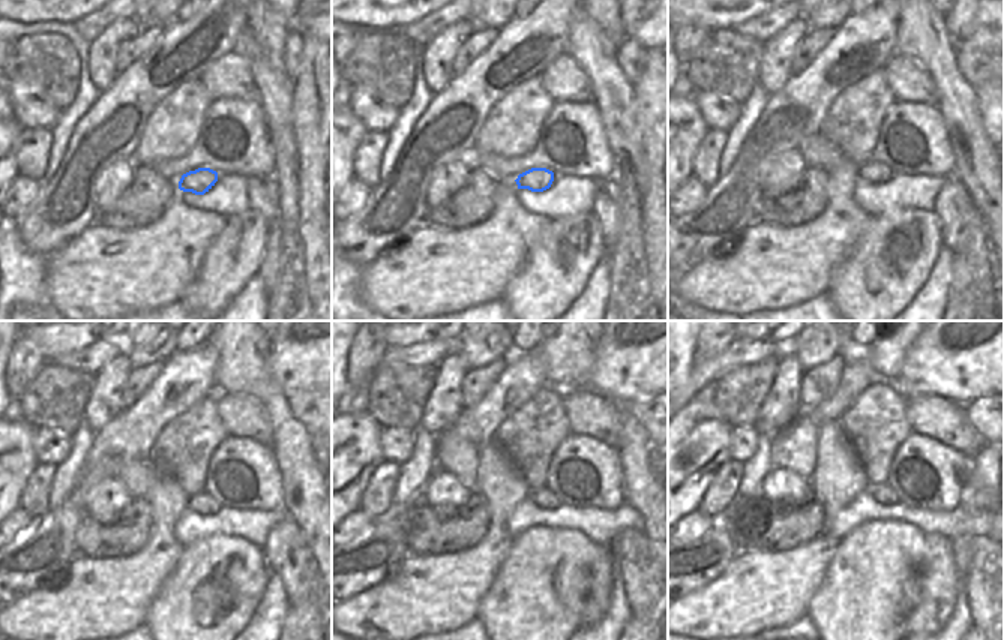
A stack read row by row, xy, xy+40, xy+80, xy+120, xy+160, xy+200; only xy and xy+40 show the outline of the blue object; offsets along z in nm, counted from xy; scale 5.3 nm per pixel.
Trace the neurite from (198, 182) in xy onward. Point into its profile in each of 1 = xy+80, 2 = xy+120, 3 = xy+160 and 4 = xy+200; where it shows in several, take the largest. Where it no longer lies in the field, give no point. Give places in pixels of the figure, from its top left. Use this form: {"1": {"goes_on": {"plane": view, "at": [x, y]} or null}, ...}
{"1": {"goes_on": {"plane": "xy+80", "at": [877, 173]}}, "2": {"goes_on": {"plane": "xy+120", "at": [203, 504]}}, "3": {"goes_on": {"plane": "xy+160", "at": [544, 498]}}, "4": {"goes_on": {"plane": "xy+200", "at": [883, 493]}}}

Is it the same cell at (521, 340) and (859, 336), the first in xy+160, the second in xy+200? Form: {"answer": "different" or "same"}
{"answer": "same"}

